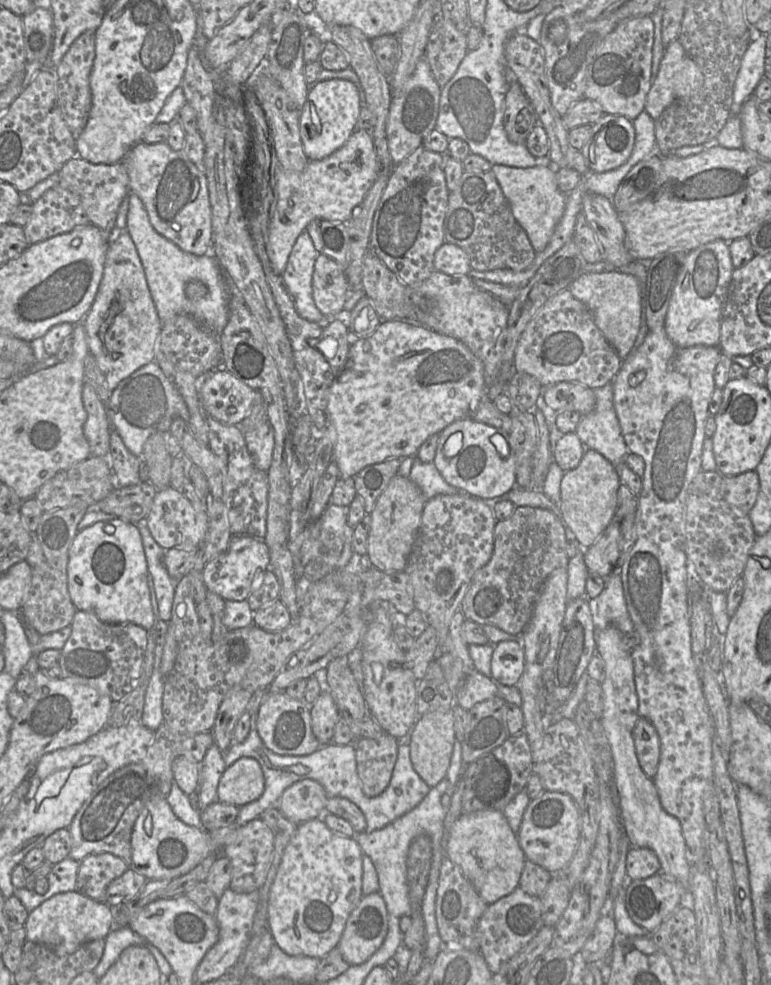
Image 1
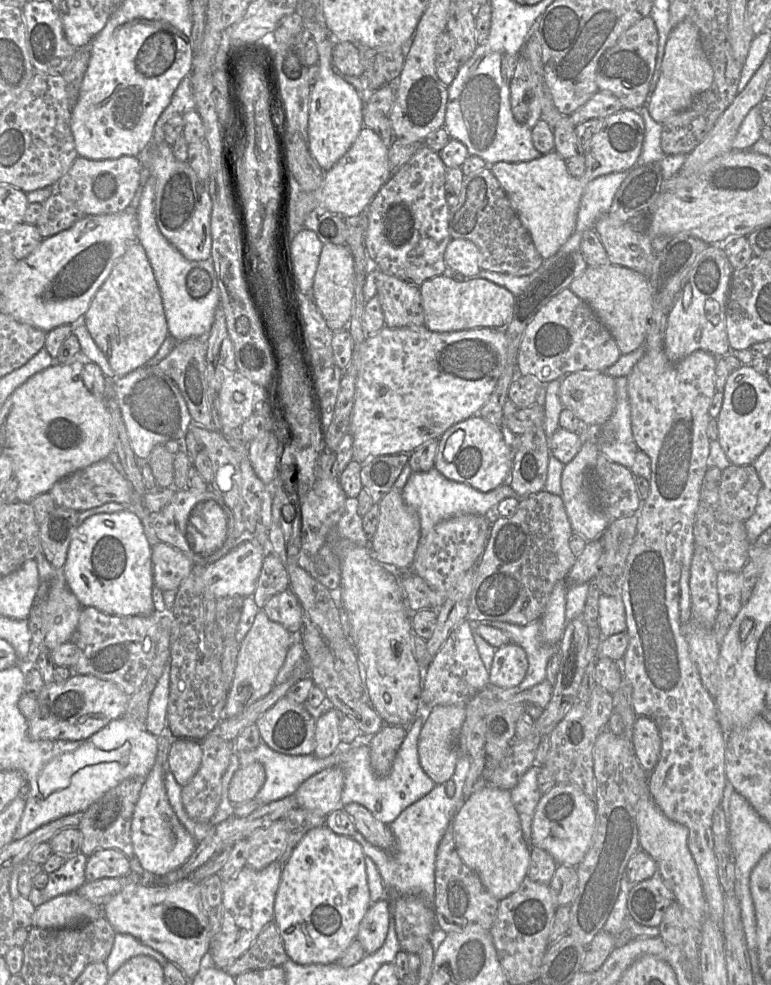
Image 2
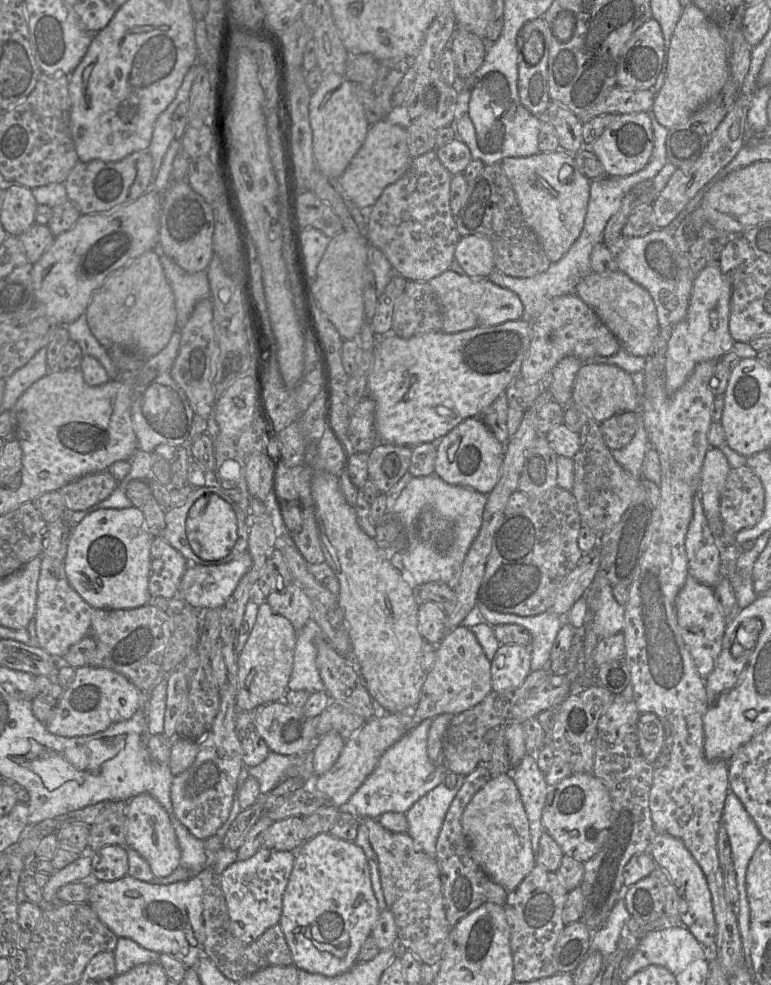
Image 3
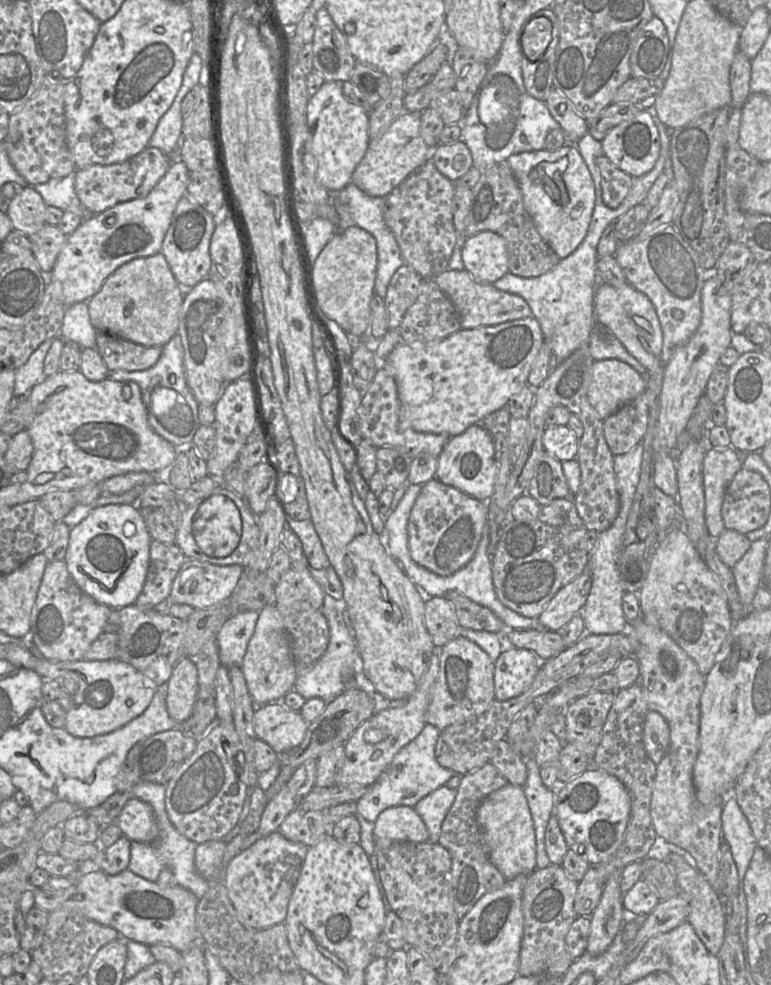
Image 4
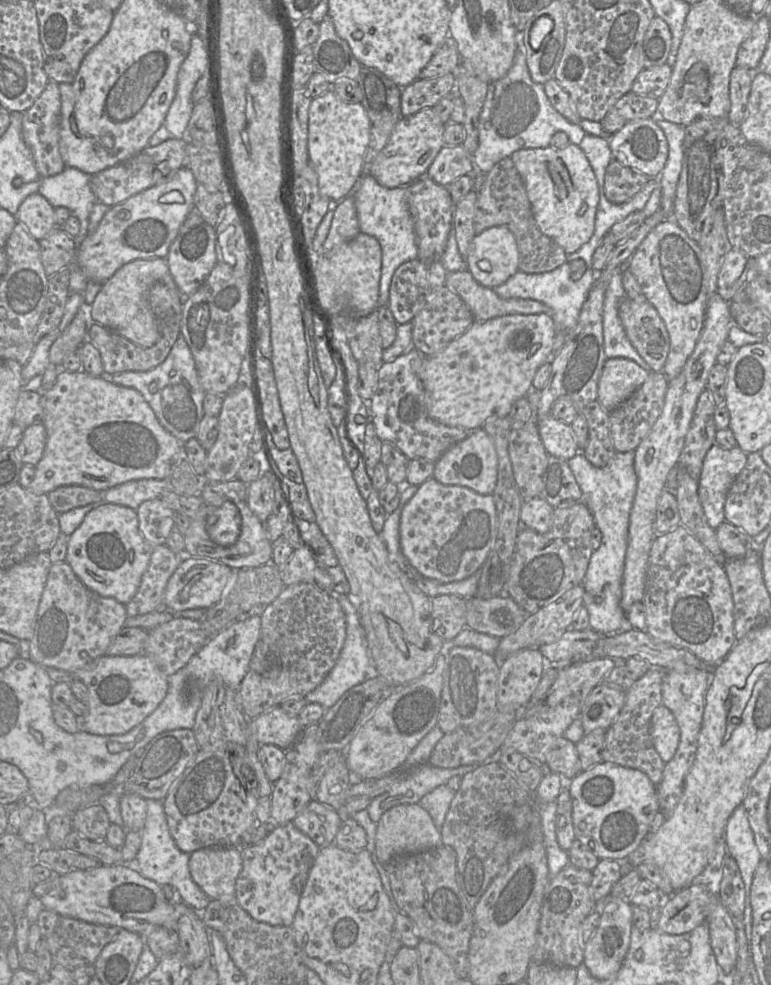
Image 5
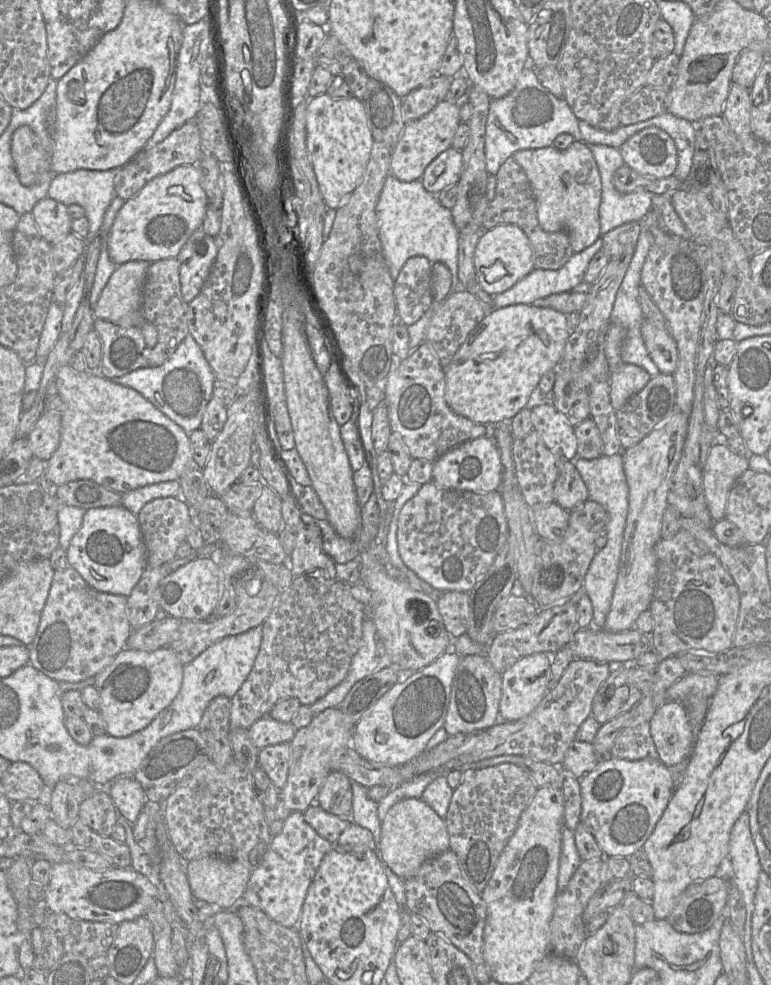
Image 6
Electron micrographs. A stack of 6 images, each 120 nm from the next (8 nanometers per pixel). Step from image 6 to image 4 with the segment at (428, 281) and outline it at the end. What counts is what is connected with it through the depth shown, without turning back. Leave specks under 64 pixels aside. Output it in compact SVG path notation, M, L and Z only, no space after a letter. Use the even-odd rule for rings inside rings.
M407 264L394 273L384 297L389 330L400 326L405 312L418 296L422 281L423 278Z

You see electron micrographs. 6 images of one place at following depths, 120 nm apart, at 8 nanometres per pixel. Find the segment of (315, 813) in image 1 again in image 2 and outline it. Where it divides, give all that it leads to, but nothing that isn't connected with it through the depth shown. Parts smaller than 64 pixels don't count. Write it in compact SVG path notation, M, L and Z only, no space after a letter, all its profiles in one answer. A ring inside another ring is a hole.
M334 766L305 780L294 795L300 808L327 815L335 809L342 808L343 785L343 771L340 767Z

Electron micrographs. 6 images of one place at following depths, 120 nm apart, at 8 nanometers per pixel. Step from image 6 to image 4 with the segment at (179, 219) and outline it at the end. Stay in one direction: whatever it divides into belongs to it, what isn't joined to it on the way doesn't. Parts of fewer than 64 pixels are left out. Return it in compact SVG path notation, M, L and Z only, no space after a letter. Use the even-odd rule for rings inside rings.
M174 160L163 178L145 197L121 202L101 213L85 217L79 227L67 236L50 273L50 280L57 280L62 285L66 307L88 302L121 265L161 252L177 203L187 194L189 174L184 162Z

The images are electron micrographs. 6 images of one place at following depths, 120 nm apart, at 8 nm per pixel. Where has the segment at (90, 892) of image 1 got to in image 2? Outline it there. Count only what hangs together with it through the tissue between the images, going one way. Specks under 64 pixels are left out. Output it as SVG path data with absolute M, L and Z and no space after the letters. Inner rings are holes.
M97 850L88 857L85 867L86 882L102 878L119 878L130 872L129 859L119 850Z

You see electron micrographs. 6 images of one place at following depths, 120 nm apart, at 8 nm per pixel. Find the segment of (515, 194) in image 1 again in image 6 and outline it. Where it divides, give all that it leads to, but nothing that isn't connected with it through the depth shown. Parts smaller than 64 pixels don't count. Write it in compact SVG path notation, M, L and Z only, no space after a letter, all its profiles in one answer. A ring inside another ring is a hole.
M574 140L565 150L558 150L552 145L539 149L520 150L512 157L523 168L530 181L540 227L546 232L567 232L575 253L594 244L600 234L599 207L602 190L599 169L588 145L583 141Z

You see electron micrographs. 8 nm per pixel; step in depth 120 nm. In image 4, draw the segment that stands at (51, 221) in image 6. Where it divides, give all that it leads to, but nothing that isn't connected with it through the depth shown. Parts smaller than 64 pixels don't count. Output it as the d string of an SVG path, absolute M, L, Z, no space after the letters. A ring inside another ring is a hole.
M25 187L3 206L11 220L13 230L31 236L46 225L46 209L41 195L33 187Z

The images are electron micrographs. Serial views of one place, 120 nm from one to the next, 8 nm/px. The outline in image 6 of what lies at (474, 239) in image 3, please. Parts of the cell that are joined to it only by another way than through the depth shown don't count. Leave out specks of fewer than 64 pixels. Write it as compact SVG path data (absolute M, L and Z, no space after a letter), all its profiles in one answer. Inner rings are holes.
M500 224L483 230L474 252L476 281L490 296L511 288L534 269L533 251L525 233L514 224Z

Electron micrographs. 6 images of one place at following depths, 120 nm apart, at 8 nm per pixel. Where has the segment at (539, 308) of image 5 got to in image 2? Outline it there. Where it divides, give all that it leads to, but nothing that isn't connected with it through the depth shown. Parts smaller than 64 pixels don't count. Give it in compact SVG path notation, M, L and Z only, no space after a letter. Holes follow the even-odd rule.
M441 274L420 286L425 327L434 332L453 332L476 328L504 328L511 320L515 296L506 288L482 277L458 281Z

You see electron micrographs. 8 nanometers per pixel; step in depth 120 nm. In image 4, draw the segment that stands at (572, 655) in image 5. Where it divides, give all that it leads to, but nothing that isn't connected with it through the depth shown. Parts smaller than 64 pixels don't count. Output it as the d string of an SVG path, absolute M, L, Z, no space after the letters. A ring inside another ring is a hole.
M510 630L506 634L510 643L517 648L531 650L541 661L546 661L566 648L557 631Z

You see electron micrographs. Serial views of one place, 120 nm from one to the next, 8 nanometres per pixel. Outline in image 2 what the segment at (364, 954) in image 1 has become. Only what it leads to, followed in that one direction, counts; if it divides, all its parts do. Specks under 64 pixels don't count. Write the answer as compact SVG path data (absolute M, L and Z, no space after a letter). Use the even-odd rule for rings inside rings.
M383 898L371 903L356 936L366 954L372 954L382 947L388 933L389 922L390 900Z

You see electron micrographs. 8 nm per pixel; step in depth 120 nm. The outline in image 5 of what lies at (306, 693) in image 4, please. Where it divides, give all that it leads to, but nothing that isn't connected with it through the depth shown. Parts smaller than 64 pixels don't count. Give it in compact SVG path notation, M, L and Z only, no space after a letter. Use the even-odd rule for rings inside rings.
M336 594L346 618L346 638L339 657L326 675L322 683L305 696L306 703L320 704L325 710L332 707L340 697L350 688L366 681L366 668L371 663L371 655L368 647L365 631L360 623L359 612L355 604L350 600L348 594Z

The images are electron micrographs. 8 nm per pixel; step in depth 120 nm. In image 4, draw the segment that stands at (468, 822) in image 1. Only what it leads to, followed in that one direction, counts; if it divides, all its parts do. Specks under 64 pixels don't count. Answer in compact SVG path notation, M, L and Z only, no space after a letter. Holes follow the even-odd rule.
M507 783L492 792L481 802L476 815L489 848L490 860L505 880L518 875L528 876L536 869L534 824L522 787Z

